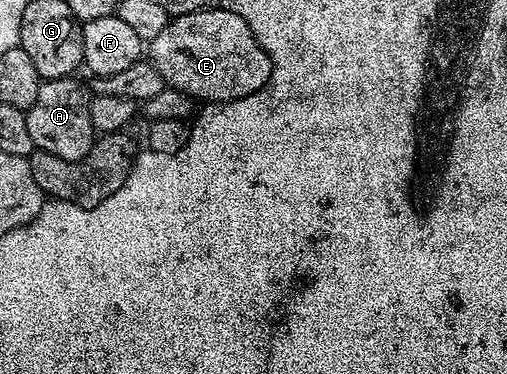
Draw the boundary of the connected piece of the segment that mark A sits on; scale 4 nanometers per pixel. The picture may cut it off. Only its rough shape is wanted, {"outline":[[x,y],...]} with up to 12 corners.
{"outline":[[42,80],[25,113],[35,148],[84,159],[97,138],[92,92]]}

